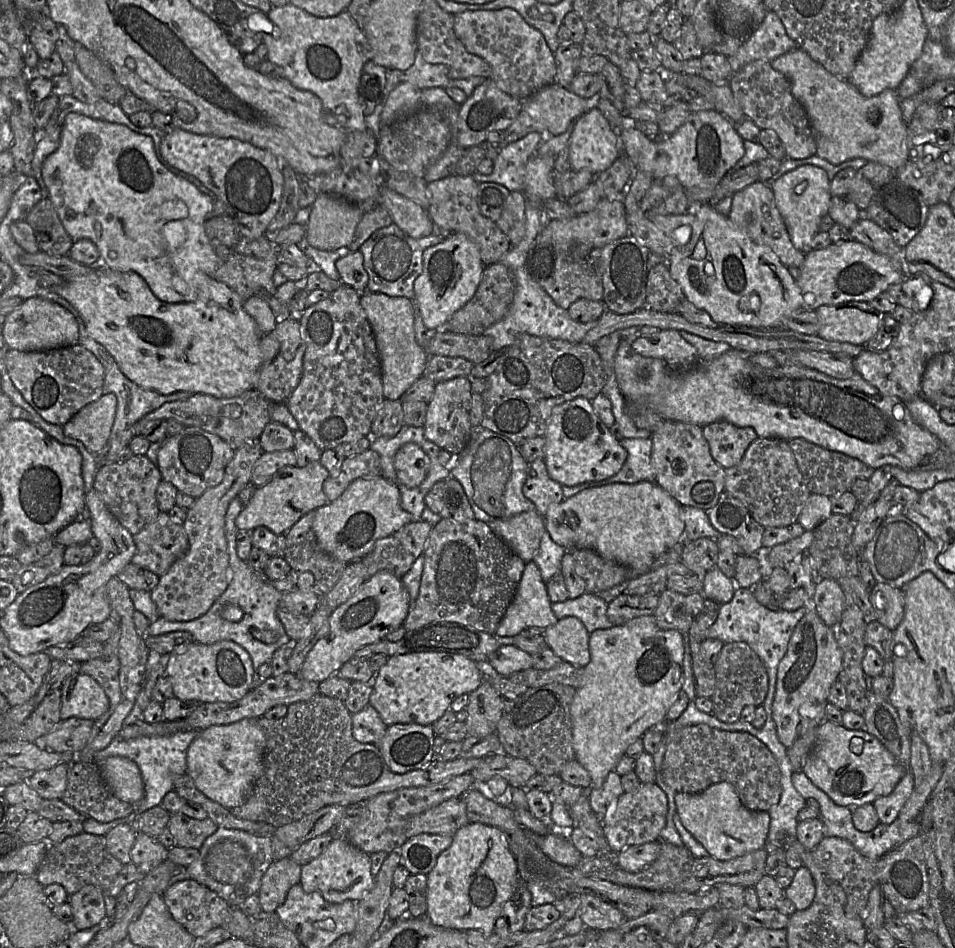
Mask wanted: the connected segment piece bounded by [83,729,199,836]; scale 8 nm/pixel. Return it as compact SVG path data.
M184 729L165 736L143 736L133 739L123 739L116 736L104 749L94 754L87 754L87 759L92 759L97 763L104 761L110 756L122 756L134 761L138 765L142 776L145 795L140 802L132 804L133 811L127 817L110 822L98 822L91 817L87 817L83 822L83 832L104 836L115 826L121 823L130 824L144 810L160 805L163 797L173 790L175 780L187 773L187 750L198 735L198 732L194 729Z

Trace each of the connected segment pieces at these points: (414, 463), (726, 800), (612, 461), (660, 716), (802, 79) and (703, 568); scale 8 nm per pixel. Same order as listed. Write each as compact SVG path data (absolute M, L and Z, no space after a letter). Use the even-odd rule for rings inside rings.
M411 442L404 444L394 458L396 483L408 488L419 486L426 478L429 465L429 457L420 446Z
M718 782L696 794L677 792L676 813L683 826L718 860L730 860L764 848L770 825L768 811L751 811L740 801L734 786Z
M577 397L553 408L545 438L548 475L562 486L601 481L617 474L627 459L627 451L598 418L590 400Z
M653 615L634 618L623 625L589 634L590 662L583 668L581 684L570 706L575 759L588 771L590 788L600 788L625 751L642 735L666 721L669 707L684 682L684 641L678 630L660 629Z
M798 47L774 59L771 66L790 81L793 96L807 113L817 143L816 156L833 165L862 158L893 171L909 161L907 123L902 117L897 90L887 89L866 97L848 80L831 74Z
M699 538L684 545L681 561L694 575L704 577L716 566L718 553L715 539Z

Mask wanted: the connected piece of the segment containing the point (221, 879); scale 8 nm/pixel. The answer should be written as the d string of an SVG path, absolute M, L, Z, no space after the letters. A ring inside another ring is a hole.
M218 827L199 849L200 856L186 867L178 867L170 884L192 878L210 890L230 906L240 905L246 898L257 894L264 873L273 860L273 841L271 837L260 837L247 831Z

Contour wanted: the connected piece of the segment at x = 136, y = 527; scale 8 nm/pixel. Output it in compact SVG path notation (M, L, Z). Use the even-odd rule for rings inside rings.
M133 456L123 463L102 464L97 469L94 489L110 513L133 536L151 523L160 510L156 490L162 477L158 467L146 456Z

